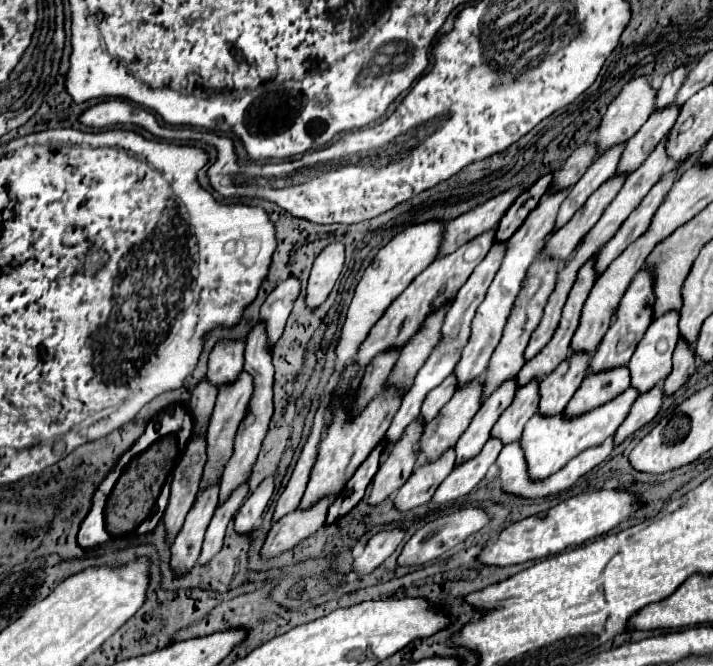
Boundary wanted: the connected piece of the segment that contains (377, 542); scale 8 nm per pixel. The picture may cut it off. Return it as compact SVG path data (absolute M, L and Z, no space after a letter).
M395 526L389 530L379 530L377 534L373 534L363 550L363 554L359 558L355 558L353 566L355 566L355 574L363 576L373 572L385 558L389 558L395 548L401 544L401 540L405 538L405 528L403 526Z

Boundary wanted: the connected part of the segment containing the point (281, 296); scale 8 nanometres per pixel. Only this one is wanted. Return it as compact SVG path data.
M287 278L281 282L263 302L259 322L267 322L267 338L271 338L271 354L275 348L275 342L279 340L279 334L283 334L283 326L291 314L293 302L299 296L301 284L297 278Z

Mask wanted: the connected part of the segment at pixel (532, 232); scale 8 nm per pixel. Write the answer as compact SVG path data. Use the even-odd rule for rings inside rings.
M567 190L553 194L553 196L543 196L537 204L537 208L525 218L523 226L511 236L509 244L507 244L507 254L503 256L501 268L495 274L495 280L489 286L489 292L483 300L483 304L477 308L477 314L471 322L471 338L463 350L463 356L459 360L459 366L455 368L455 374L459 378L459 386L481 376L487 368L487 362L495 350L495 346L499 344L499 338L503 334L503 326L507 322L507 314L511 314L511 306L515 302L515 294L519 294L519 286L523 282L523 274L527 274L527 266L531 266L531 262L535 260L535 254L539 254L539 250L543 250L545 246L545 236L553 230L555 224L555 216L557 210L563 202L563 198L567 198Z

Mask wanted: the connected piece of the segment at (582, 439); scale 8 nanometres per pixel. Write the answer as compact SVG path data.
M627 388L623 394L619 394L619 398L613 398L611 402L597 406L595 410L589 410L587 414L575 416L575 418L567 418L563 414L555 414L553 418L545 418L543 414L535 414L527 426L525 432L521 436L521 446L525 452L525 460L529 466L529 474L533 480L541 480L551 476L553 472L561 470L571 458L575 458L579 452L601 444L607 436L615 434L619 424L627 418L631 404L635 402L635 398L639 396L639 392L635 388Z

